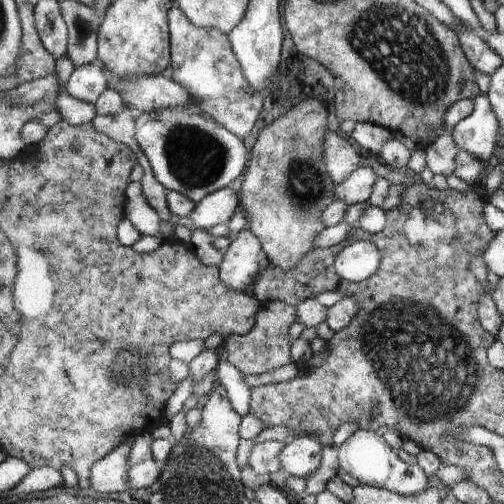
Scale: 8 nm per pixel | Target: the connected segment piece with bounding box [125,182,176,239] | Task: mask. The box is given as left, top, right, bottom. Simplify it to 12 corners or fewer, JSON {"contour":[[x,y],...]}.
{"contour":[[140,182],[127,188],[127,219],[142,236],[175,230],[149,206]]}

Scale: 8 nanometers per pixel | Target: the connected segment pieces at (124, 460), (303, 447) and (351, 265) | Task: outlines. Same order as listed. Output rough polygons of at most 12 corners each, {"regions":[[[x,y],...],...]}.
{"regions":[[[119,446],[91,468],[92,488],[102,496],[129,489],[129,454]],[[293,437],[279,450],[281,470],[305,478],[320,464],[321,447]],[[369,240],[351,242],[333,260],[339,278],[368,283],[381,253]]]}

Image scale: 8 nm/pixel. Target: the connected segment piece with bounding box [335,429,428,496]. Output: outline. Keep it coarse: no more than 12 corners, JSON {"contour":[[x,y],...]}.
{"contour":[[366,429],[336,448],[339,467],[366,486],[413,496],[428,486]]}

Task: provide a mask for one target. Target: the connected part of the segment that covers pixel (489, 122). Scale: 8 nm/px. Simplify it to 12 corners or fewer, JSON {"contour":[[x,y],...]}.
{"contour":[[487,96],[473,99],[471,114],[451,137],[486,166],[495,148],[495,114]]}

